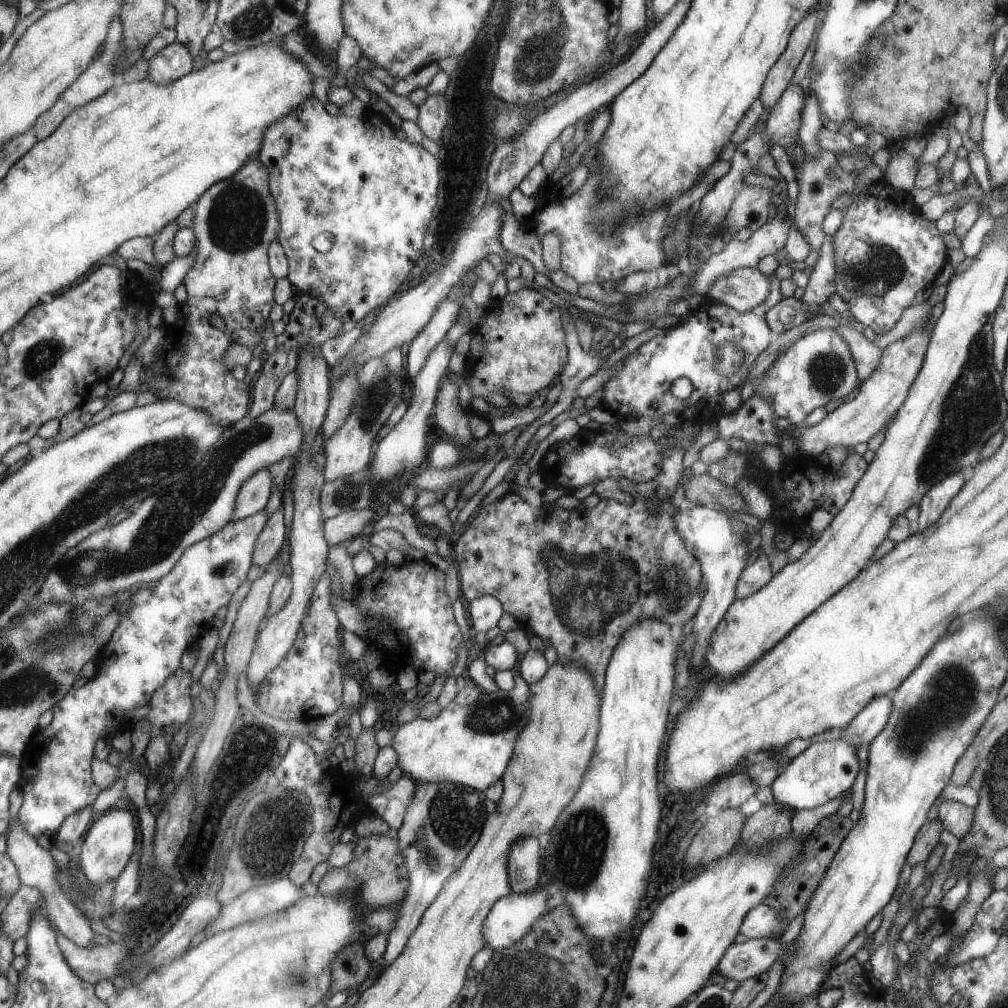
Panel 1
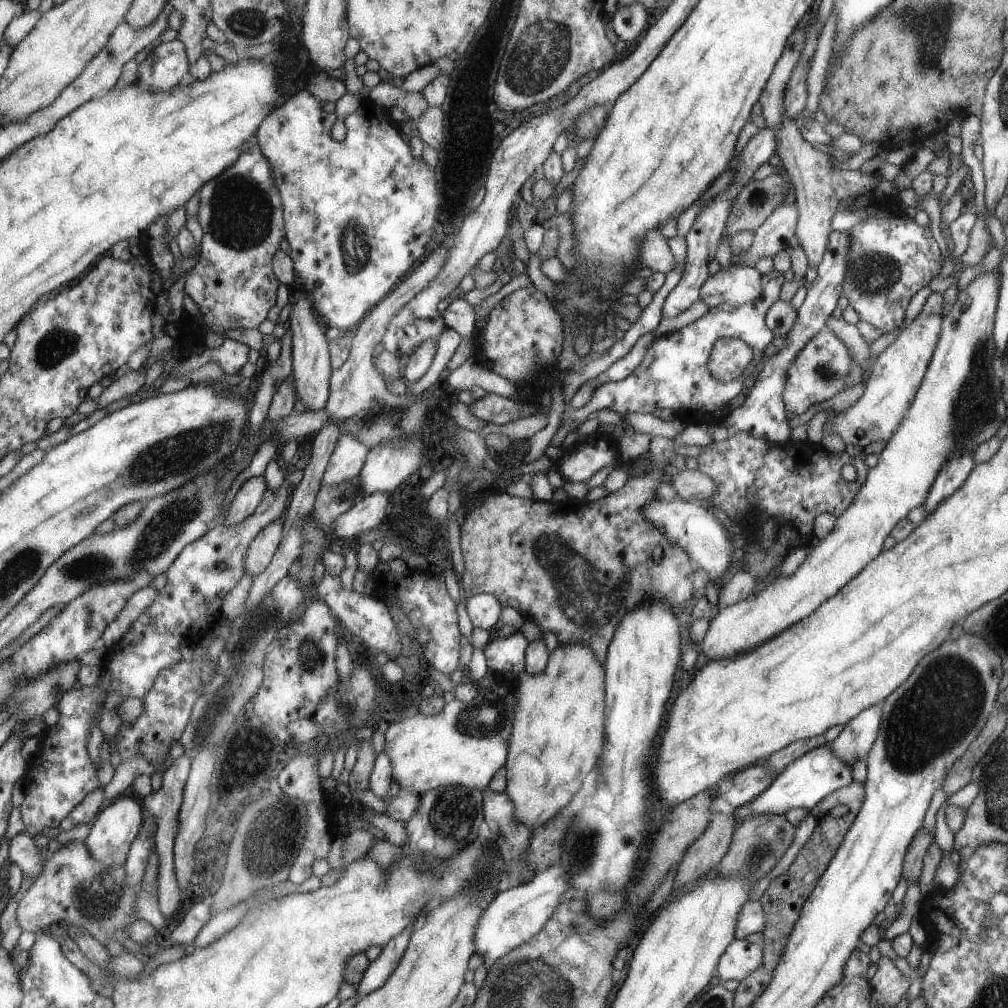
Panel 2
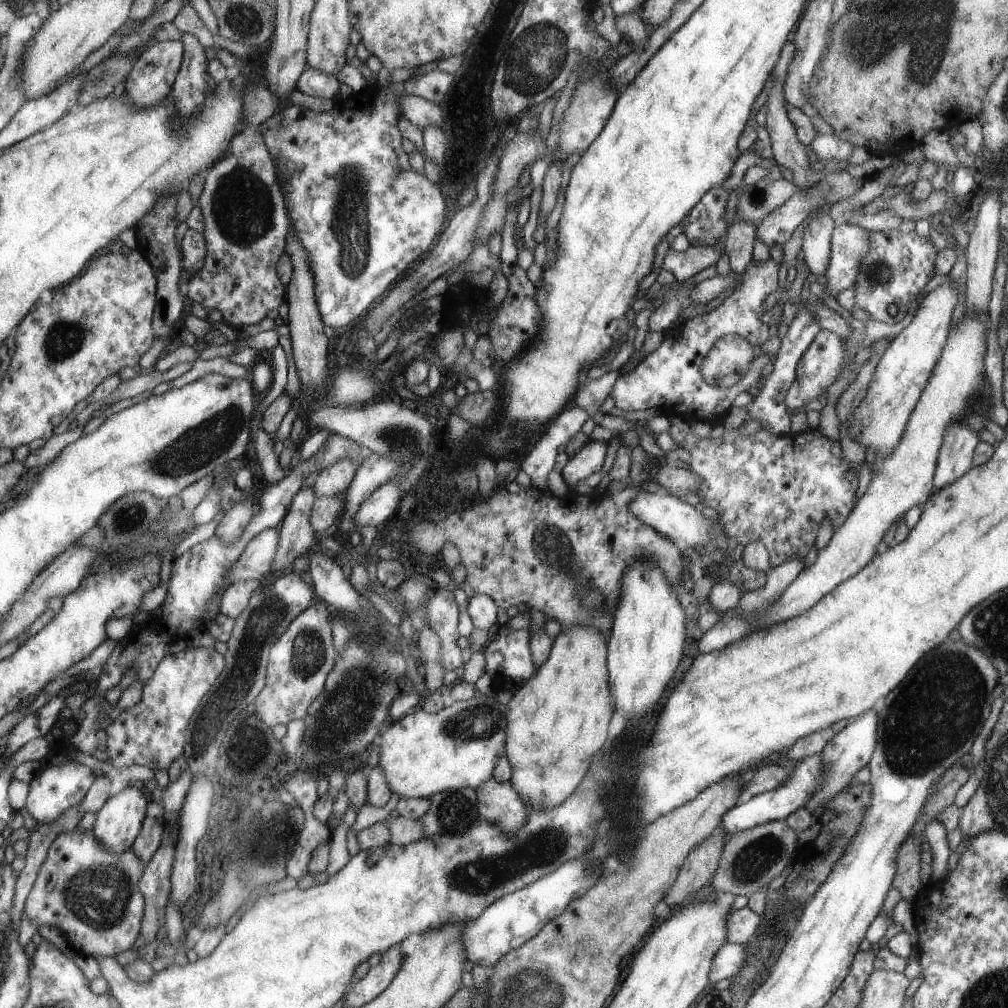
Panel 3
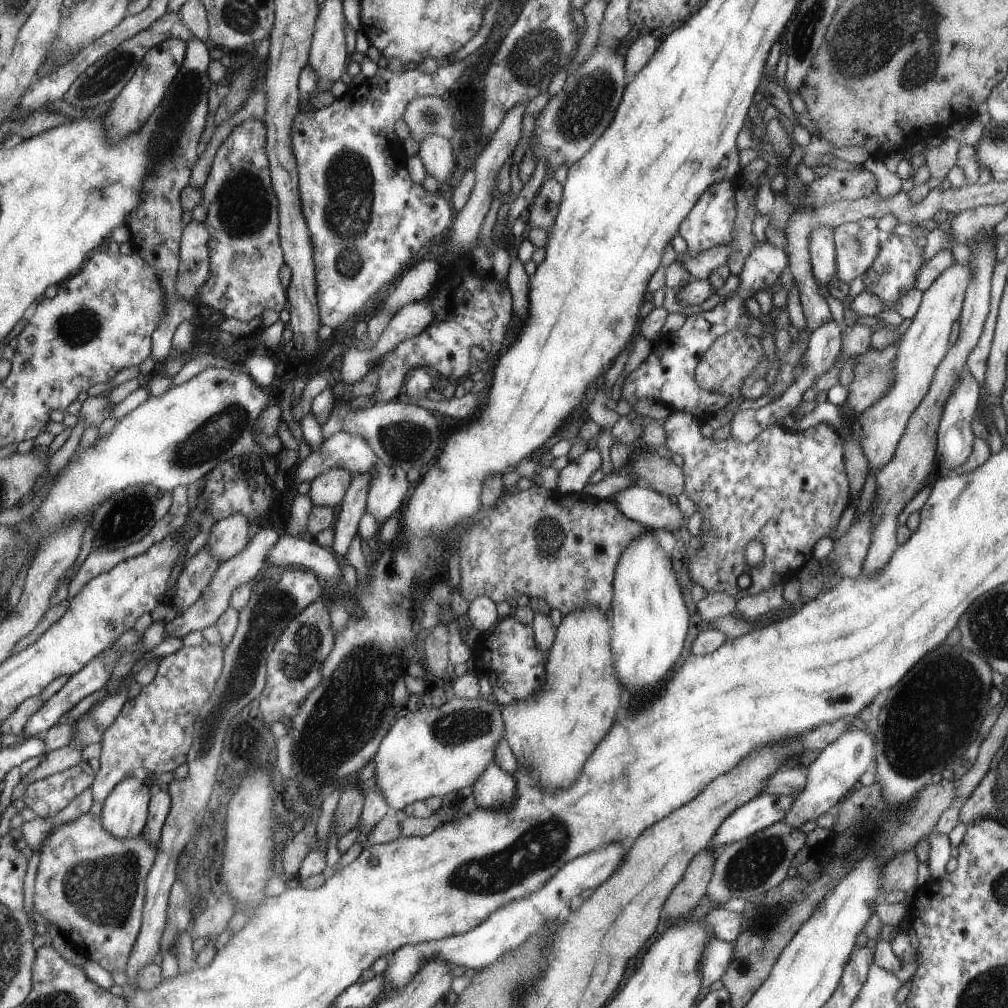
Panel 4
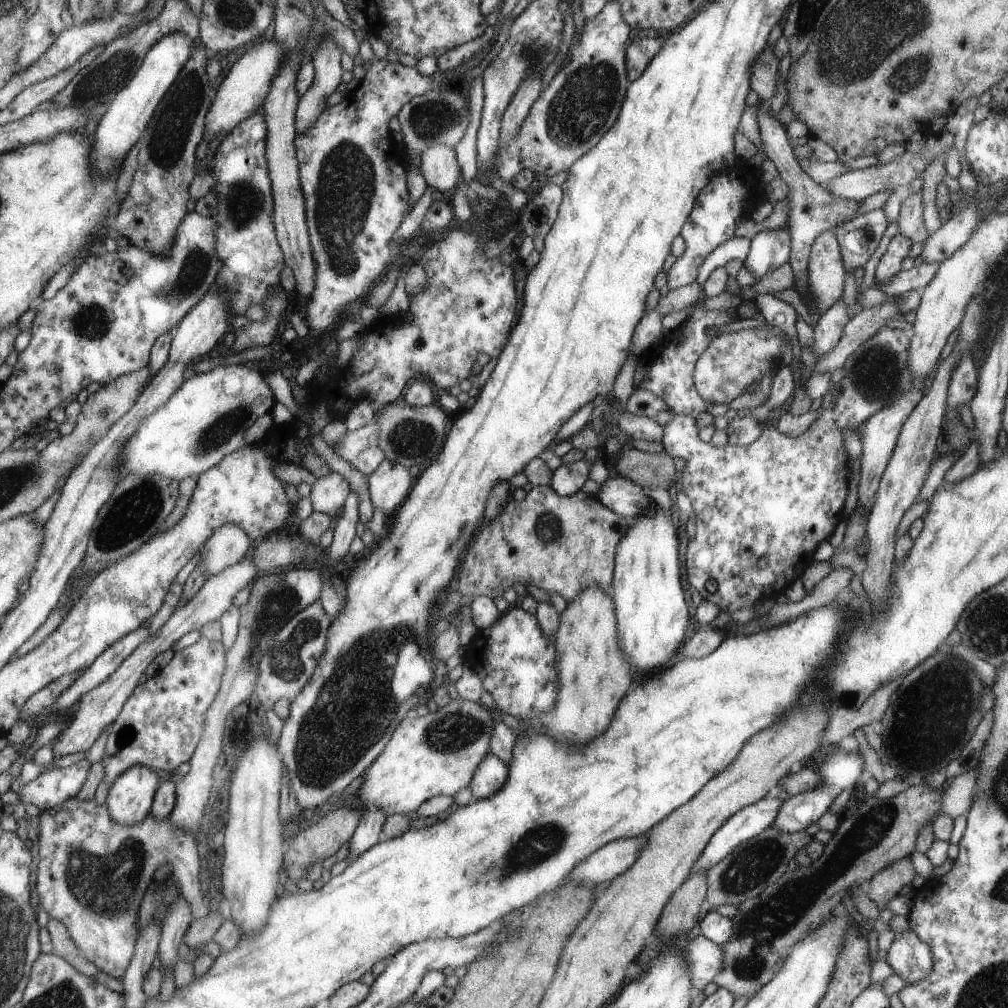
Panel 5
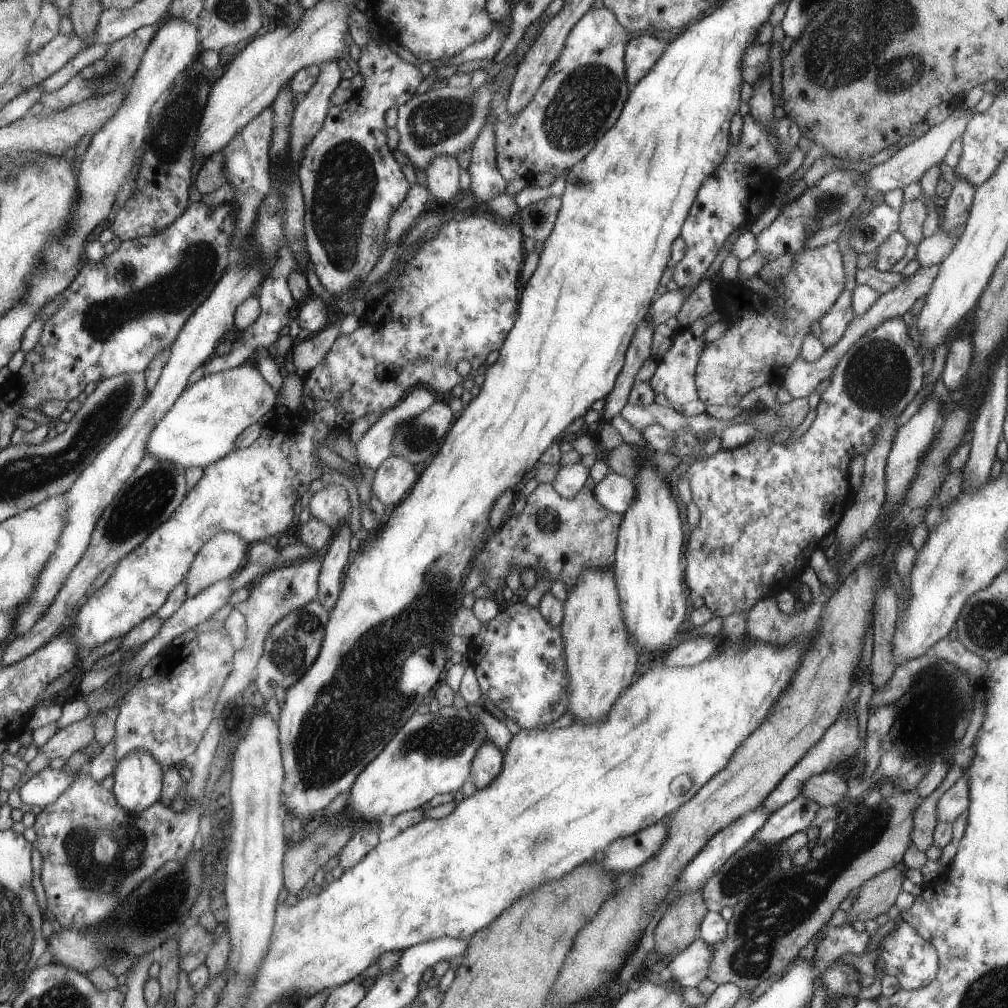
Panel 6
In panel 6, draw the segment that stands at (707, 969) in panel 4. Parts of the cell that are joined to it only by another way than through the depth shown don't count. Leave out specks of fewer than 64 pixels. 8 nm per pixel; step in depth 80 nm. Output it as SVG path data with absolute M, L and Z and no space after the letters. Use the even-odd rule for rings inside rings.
M695 939L689 946L673 956L658 976L661 979L672 979L680 986L694 987L700 980L707 978L710 960L710 944L704 940Z

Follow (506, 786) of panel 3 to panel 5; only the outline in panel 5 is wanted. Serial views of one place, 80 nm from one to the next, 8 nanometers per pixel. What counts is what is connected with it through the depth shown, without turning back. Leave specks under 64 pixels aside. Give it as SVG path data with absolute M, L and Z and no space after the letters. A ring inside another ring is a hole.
M490 750L474 770L468 787L475 799L480 799L502 788L507 776L506 763L501 762Z

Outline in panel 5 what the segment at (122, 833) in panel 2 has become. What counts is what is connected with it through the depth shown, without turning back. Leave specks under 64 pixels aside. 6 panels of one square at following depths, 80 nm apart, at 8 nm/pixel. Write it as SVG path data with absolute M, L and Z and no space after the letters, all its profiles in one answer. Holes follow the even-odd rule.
M135 765L120 774L106 799L112 819L127 826L151 816L163 777L162 773L147 765Z

